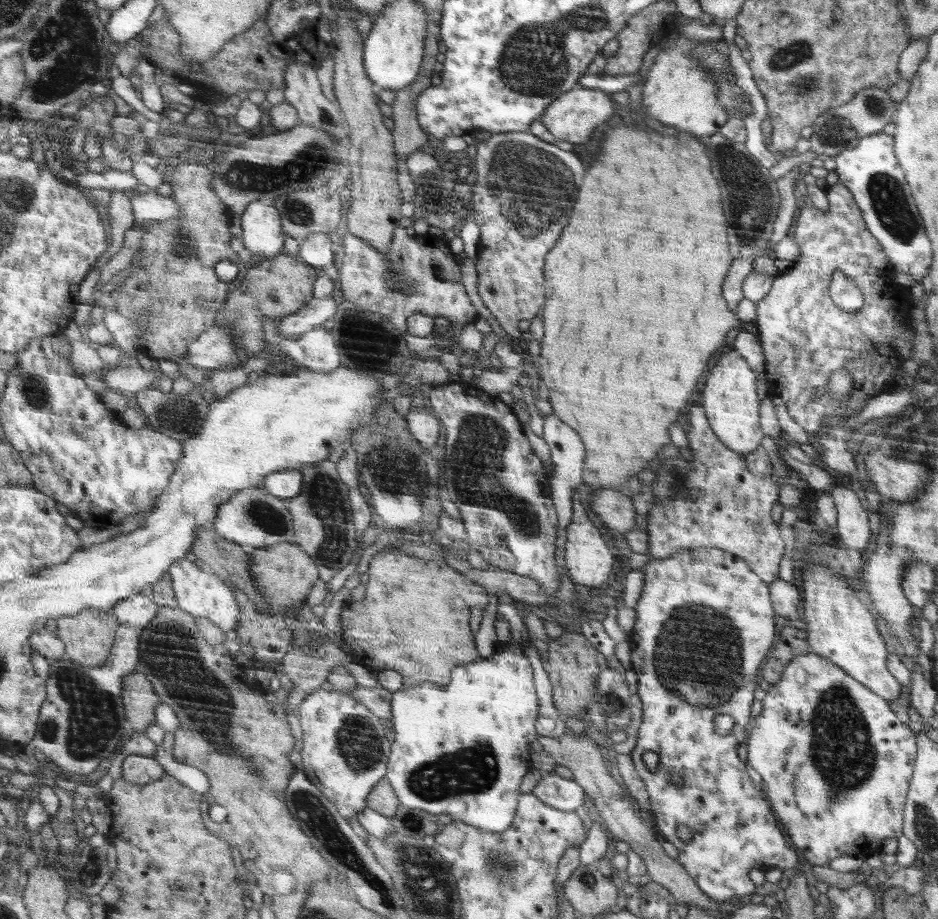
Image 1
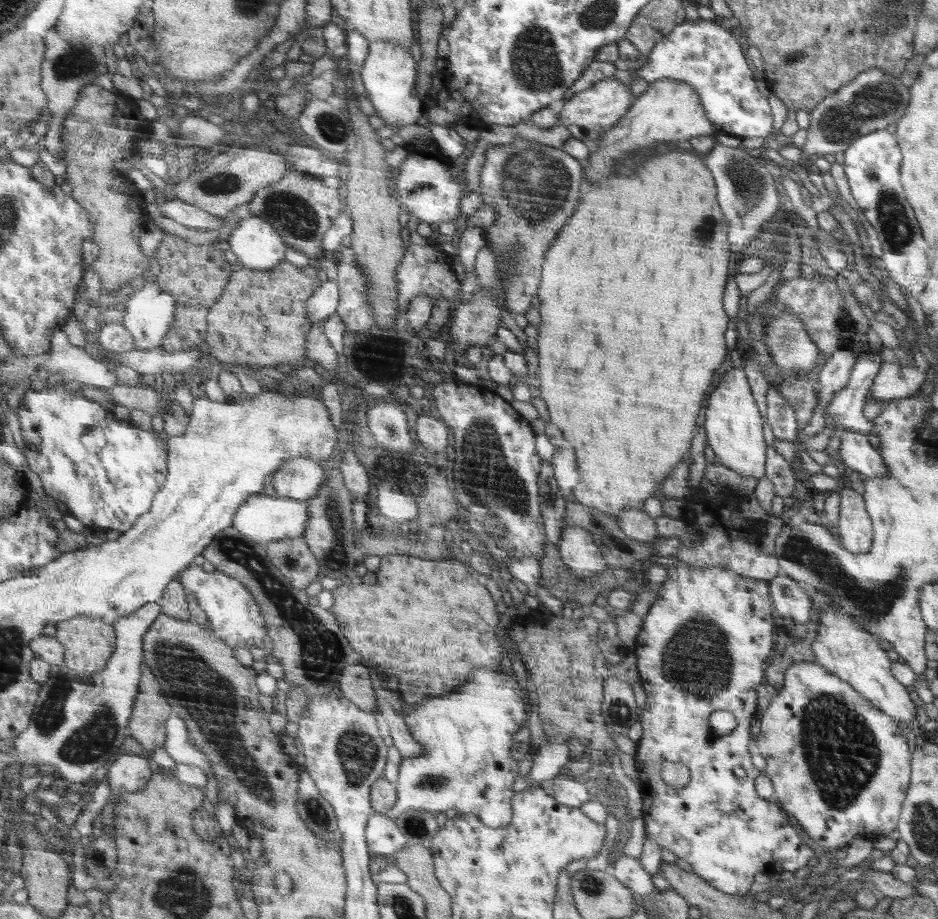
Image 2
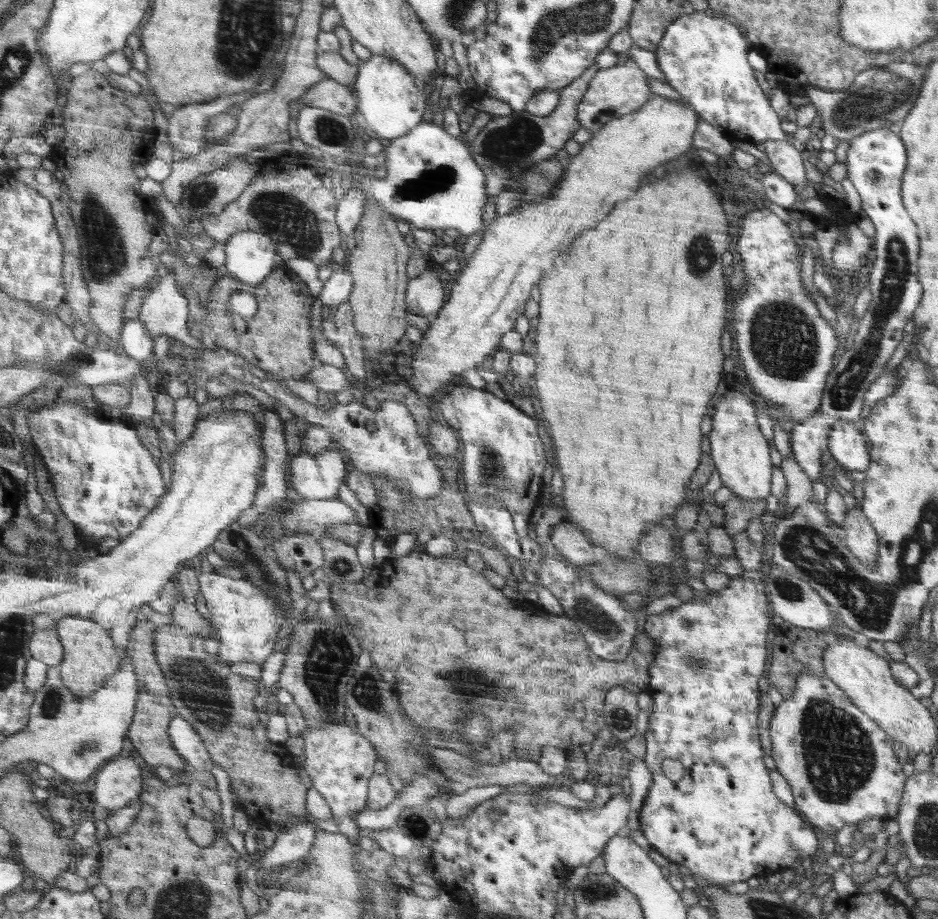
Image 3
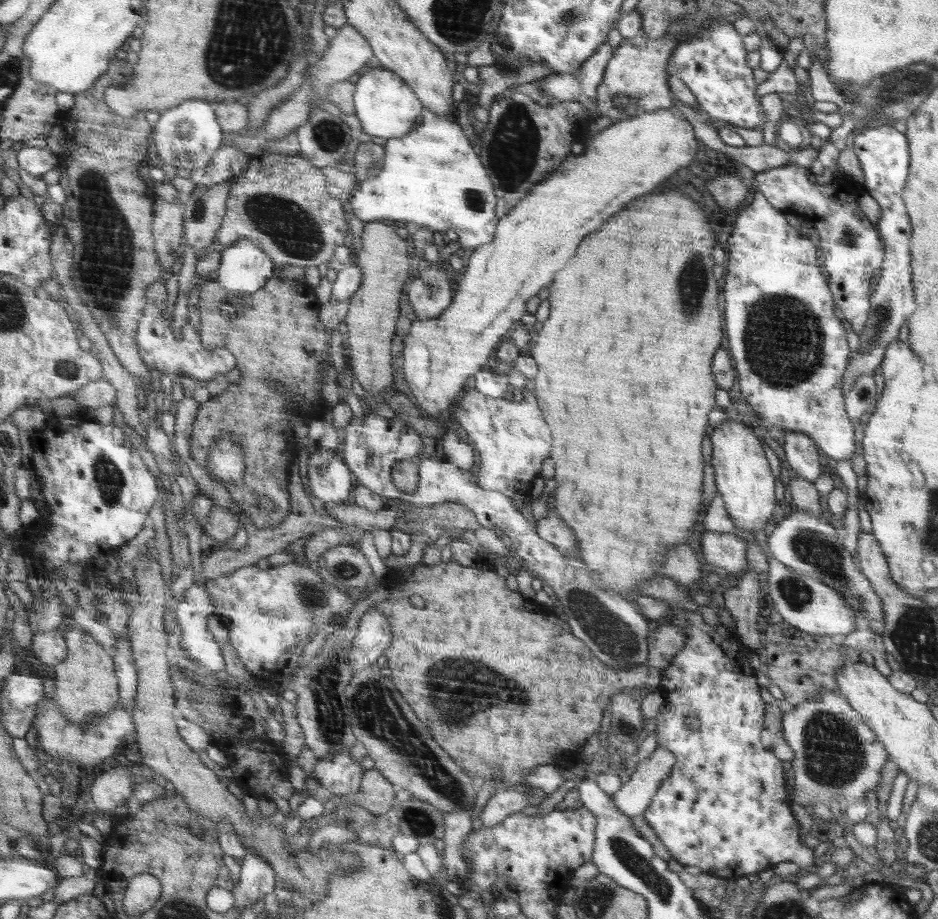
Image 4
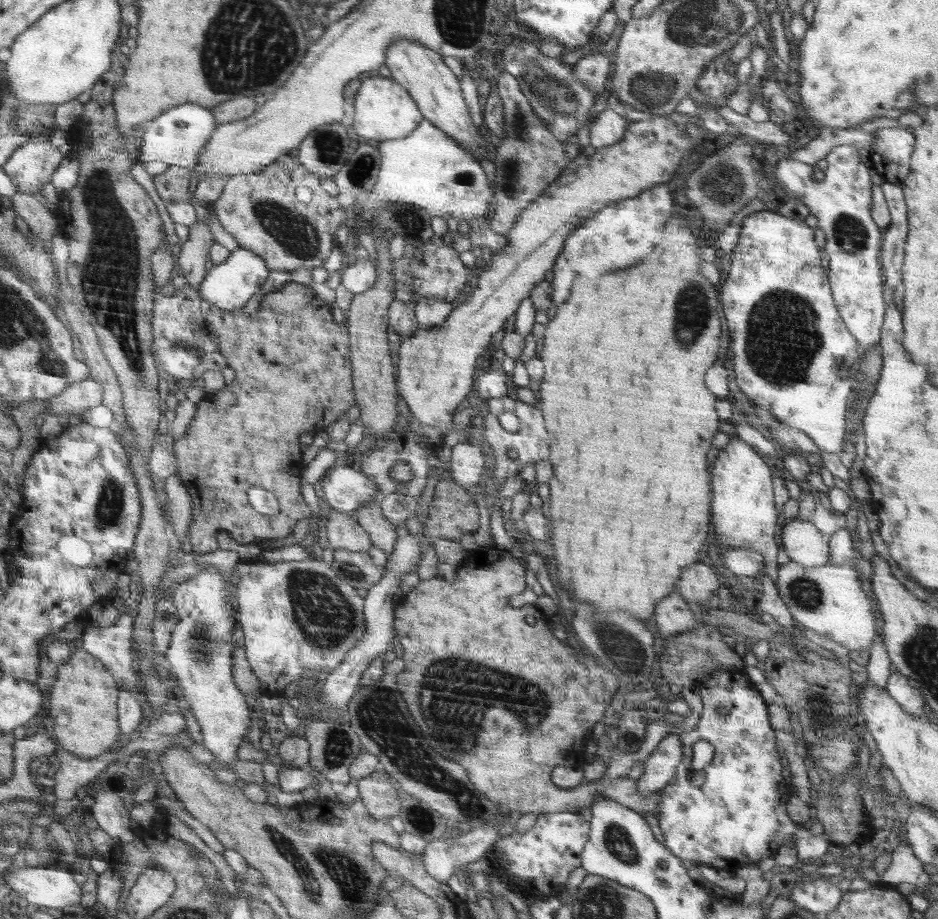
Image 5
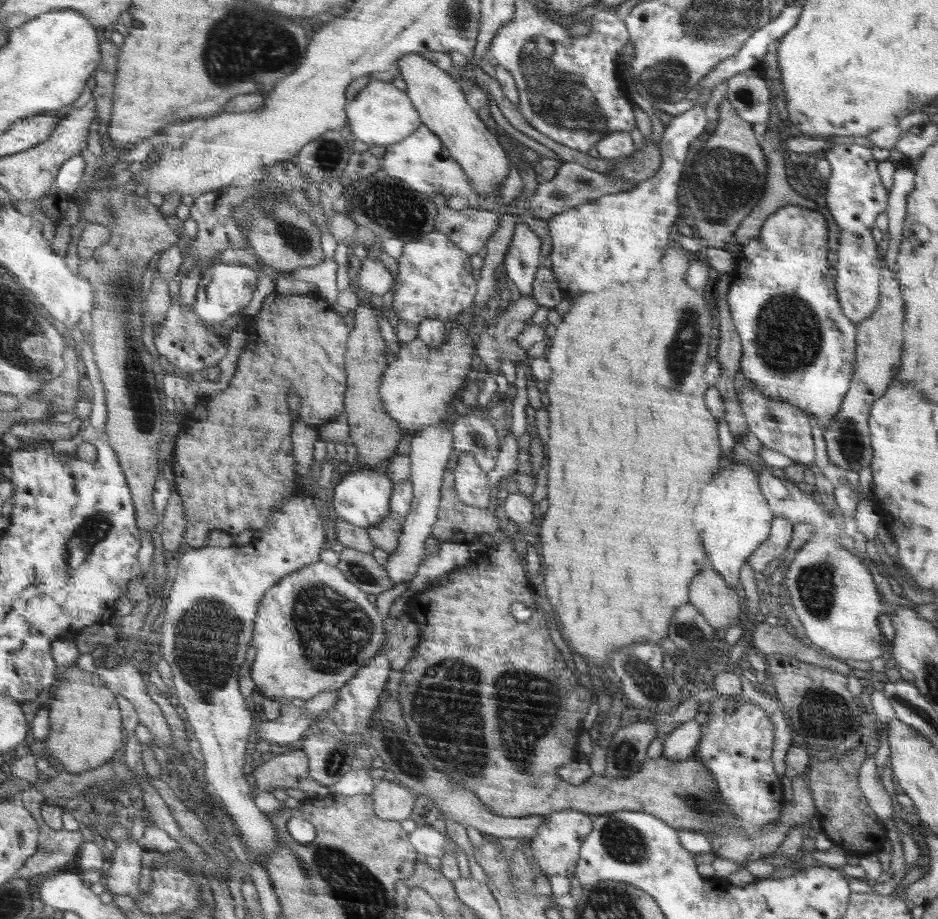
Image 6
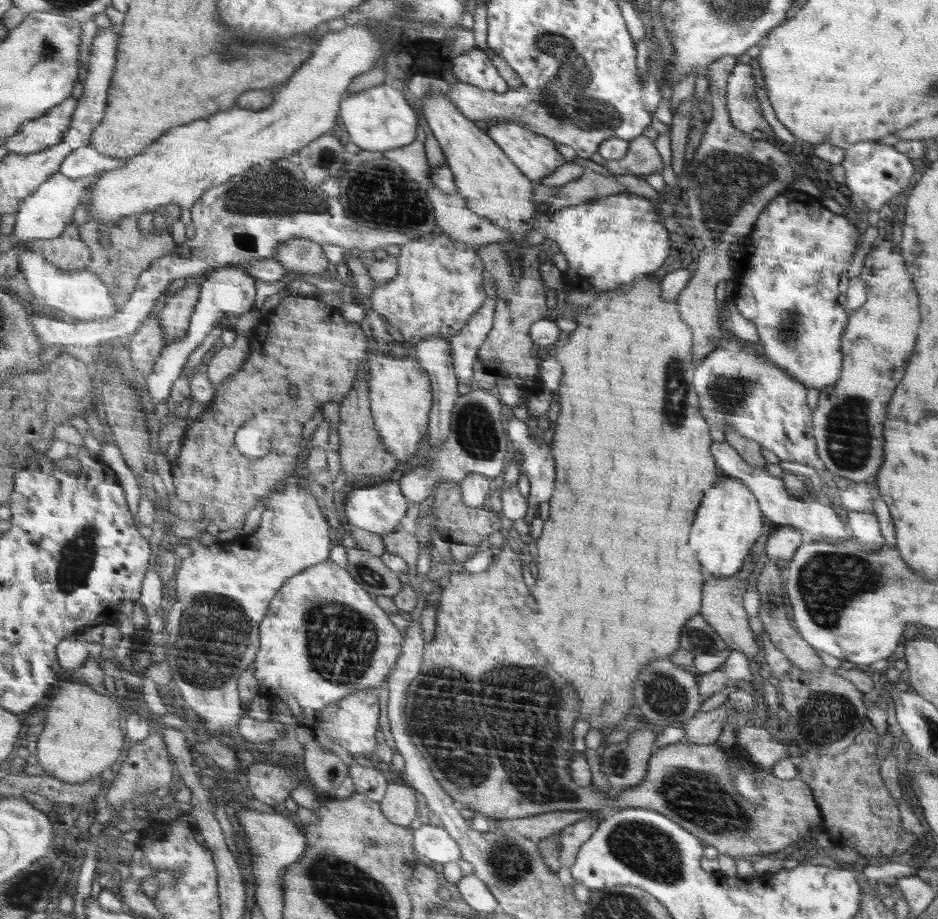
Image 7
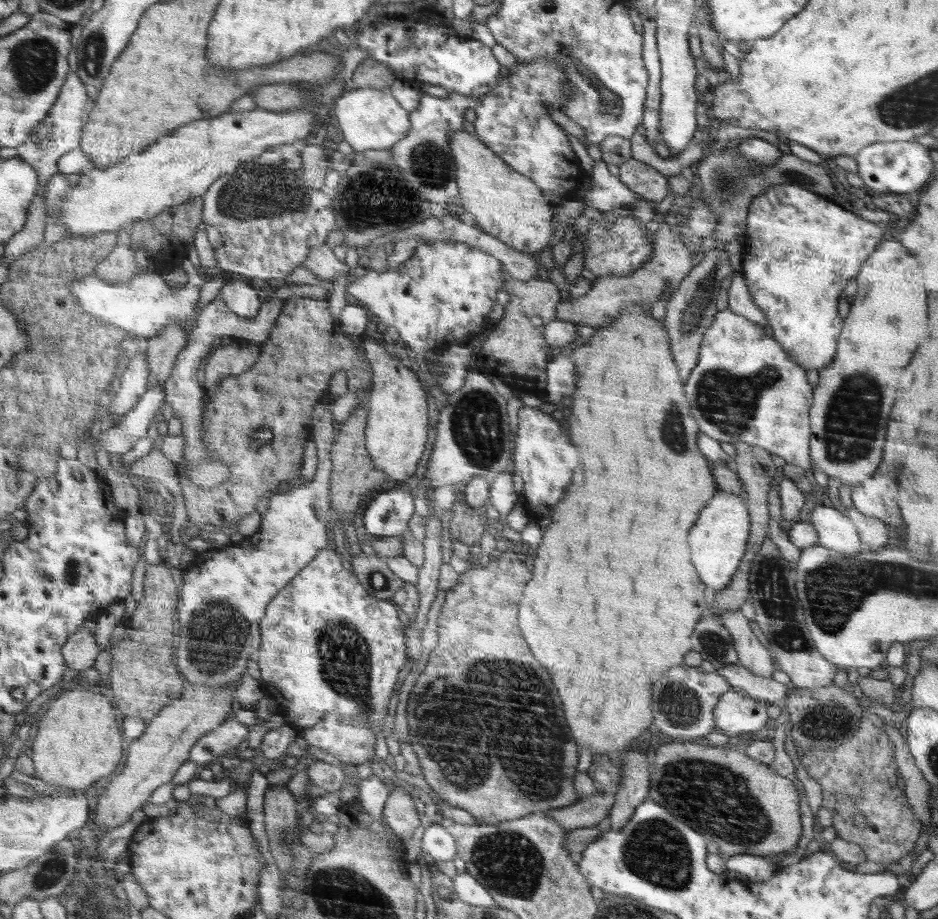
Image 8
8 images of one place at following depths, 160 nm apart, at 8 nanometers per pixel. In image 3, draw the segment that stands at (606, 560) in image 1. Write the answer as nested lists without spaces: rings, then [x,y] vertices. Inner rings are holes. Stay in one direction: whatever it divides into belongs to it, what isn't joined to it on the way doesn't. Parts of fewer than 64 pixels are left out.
[[[572,524],[554,525],[550,535],[550,548],[555,549],[574,565],[592,565],[599,561],[597,550],[584,532],[572,528]]]

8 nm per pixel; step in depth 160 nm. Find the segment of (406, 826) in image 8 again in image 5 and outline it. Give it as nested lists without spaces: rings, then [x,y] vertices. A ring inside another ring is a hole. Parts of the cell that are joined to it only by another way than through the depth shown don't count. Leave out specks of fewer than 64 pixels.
[[[381,769],[357,782],[359,798],[376,819],[398,816],[401,807],[401,791],[394,781]]]

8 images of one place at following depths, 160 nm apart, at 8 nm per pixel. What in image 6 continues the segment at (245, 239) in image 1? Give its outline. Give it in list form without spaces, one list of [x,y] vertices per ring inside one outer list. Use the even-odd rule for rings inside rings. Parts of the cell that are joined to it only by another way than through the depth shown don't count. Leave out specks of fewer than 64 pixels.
[[[221,263],[204,268],[199,292],[192,306],[201,323],[211,329],[213,326],[219,326],[223,320],[229,319],[232,314],[246,308],[256,290],[259,275],[258,272],[244,264]]]

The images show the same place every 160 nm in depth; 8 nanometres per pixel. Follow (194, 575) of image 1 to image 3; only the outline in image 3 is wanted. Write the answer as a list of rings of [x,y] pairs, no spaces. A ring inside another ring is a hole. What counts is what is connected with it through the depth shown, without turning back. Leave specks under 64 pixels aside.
[[[214,572],[202,573],[198,582],[206,608],[210,612],[213,628],[218,630],[219,656],[224,662],[262,662],[272,654],[276,644],[276,632],[280,630],[286,609],[274,597],[268,597],[264,589],[252,580],[233,579]]]

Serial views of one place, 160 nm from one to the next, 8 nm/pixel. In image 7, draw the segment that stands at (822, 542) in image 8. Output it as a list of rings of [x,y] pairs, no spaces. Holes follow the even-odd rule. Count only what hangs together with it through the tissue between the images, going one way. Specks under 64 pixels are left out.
[[[726,440],[713,442],[710,452],[726,476],[734,477],[747,484],[747,488],[758,498],[759,508],[768,520],[772,521],[774,525],[796,528],[802,534],[803,543],[813,541],[842,542],[842,540],[850,540],[853,537],[851,530],[840,519],[834,508],[824,505],[812,497],[807,500],[798,500],[798,498],[790,496],[780,478],[772,476],[768,471],[762,472],[760,468],[752,468],[746,464],[738,451],[730,446]]]

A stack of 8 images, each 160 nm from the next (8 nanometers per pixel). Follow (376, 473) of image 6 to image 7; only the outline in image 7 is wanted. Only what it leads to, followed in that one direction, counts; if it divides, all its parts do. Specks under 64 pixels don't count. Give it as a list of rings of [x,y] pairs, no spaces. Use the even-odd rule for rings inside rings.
[[[385,481],[384,484],[369,485],[368,488],[355,488],[344,504],[344,514],[348,523],[380,536],[395,532],[401,526],[400,520],[406,516],[407,510],[412,506],[403,493],[398,482]]]

